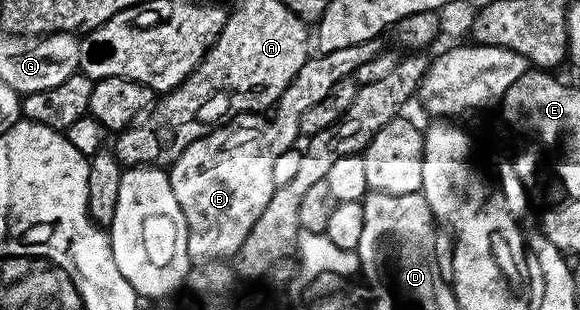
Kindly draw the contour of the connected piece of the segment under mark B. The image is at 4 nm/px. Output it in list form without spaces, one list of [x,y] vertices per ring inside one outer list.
[[[376,40],[364,41],[351,47],[339,47],[339,51],[310,56],[283,91],[275,108],[268,114],[269,118],[257,113],[246,113],[222,125],[220,129],[212,129],[207,136],[195,139],[195,143],[191,143],[191,147],[187,147],[187,151],[183,151],[183,155],[179,155],[179,159],[173,162],[168,170],[169,182],[171,191],[175,191],[175,199],[179,199],[183,219],[187,219],[187,251],[194,262],[204,263],[236,254],[239,243],[243,243],[247,231],[259,217],[259,211],[263,211],[263,207],[267,207],[271,199],[275,188],[271,179],[271,167],[275,167],[275,159],[279,159],[283,151],[298,144],[296,141],[301,133],[302,114],[322,101],[335,83],[345,77],[353,77],[356,69],[364,70],[369,60],[378,54],[377,44]]]

